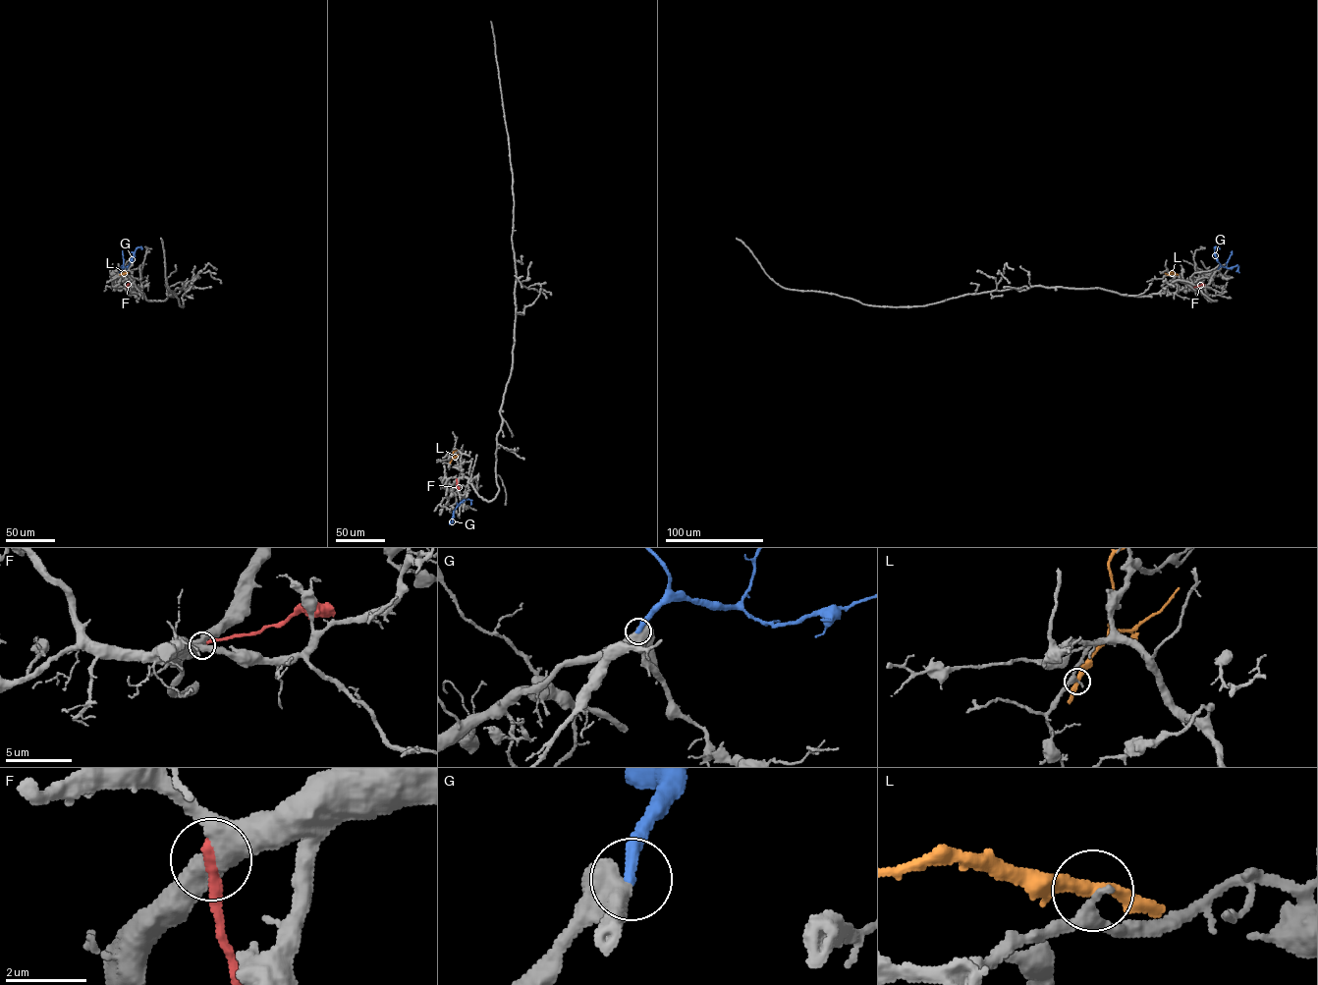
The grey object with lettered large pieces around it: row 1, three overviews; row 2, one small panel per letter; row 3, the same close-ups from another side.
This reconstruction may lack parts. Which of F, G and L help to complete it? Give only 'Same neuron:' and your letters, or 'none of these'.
Same neuron: G

